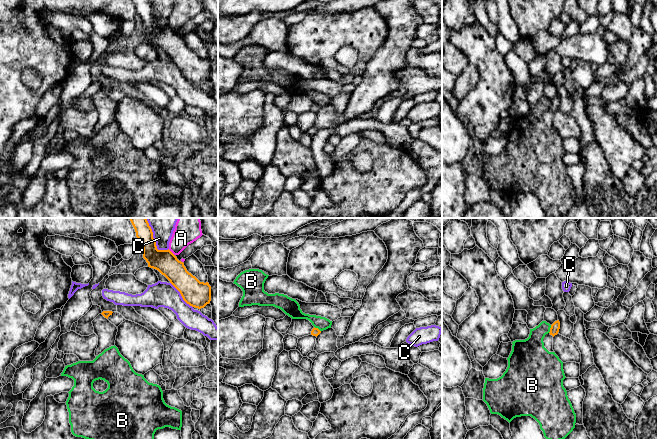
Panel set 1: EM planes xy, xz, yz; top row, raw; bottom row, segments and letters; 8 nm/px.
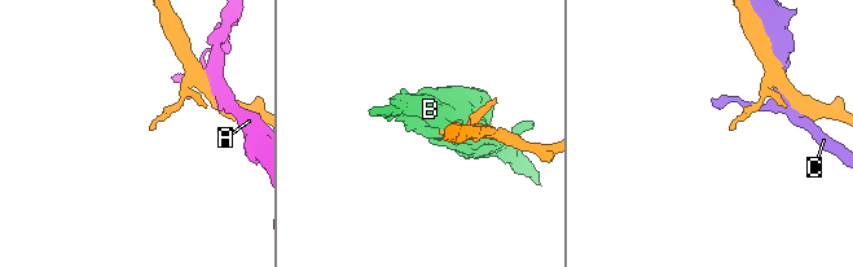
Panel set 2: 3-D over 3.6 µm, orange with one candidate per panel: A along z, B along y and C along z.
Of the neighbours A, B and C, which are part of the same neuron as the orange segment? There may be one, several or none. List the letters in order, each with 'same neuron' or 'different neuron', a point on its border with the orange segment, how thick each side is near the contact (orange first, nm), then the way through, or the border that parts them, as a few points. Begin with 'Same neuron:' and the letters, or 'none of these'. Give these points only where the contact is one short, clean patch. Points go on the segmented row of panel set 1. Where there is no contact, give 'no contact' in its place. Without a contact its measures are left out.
Same neuron: none of these
A: different neuron; meets orange in xy at (171, 252); 180 nm thick on the orange side, 200 nm on the other
B: different neuron; meets orange in yz at (550, 329); 70 nm thick on the orange side, 240 nm on the other; border along yz (551, 325), (548, 332)
C: different neuron; meets orange in xy at (153, 238); 180 nm thick on the orange side, 240 nm on the other

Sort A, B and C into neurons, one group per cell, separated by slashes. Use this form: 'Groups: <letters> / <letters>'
Groups: A / B / C

